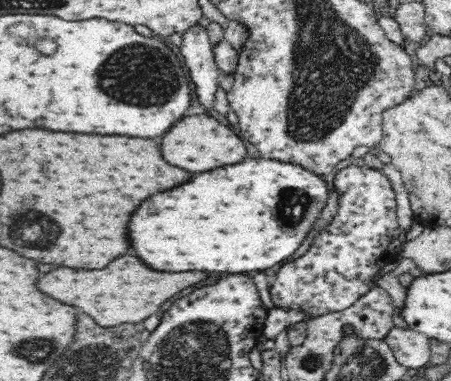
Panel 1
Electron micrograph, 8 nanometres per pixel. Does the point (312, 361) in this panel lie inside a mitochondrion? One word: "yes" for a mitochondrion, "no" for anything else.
yes

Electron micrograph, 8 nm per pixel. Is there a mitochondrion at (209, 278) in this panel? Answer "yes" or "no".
no

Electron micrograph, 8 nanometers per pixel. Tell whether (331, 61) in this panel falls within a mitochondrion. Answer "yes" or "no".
yes

